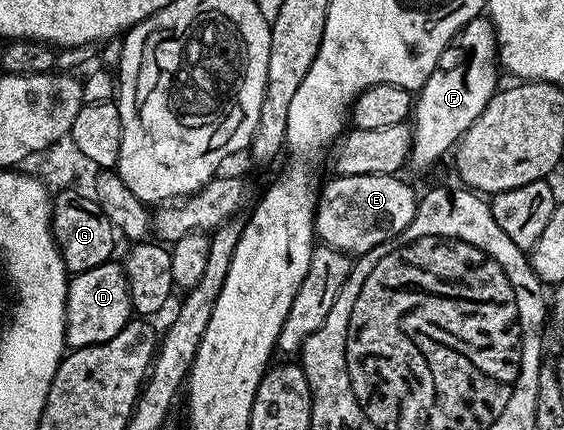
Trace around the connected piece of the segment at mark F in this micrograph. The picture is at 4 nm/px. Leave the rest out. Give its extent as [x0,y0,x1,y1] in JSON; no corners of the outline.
[409,18,497,171]

